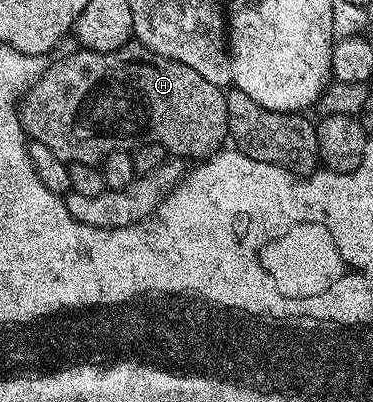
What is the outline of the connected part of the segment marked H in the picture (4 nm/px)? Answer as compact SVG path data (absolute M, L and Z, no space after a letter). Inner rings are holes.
M138 41L125 44L119 51L78 49L42 68L39 79L18 100L19 120L28 140L45 145L68 165L102 164L110 151L131 151L145 141L143 119L147 122L146 138L160 143L172 156L184 161L206 161L228 142L227 96L224 88L205 81L197 69L181 65L169 57L153 53Z

